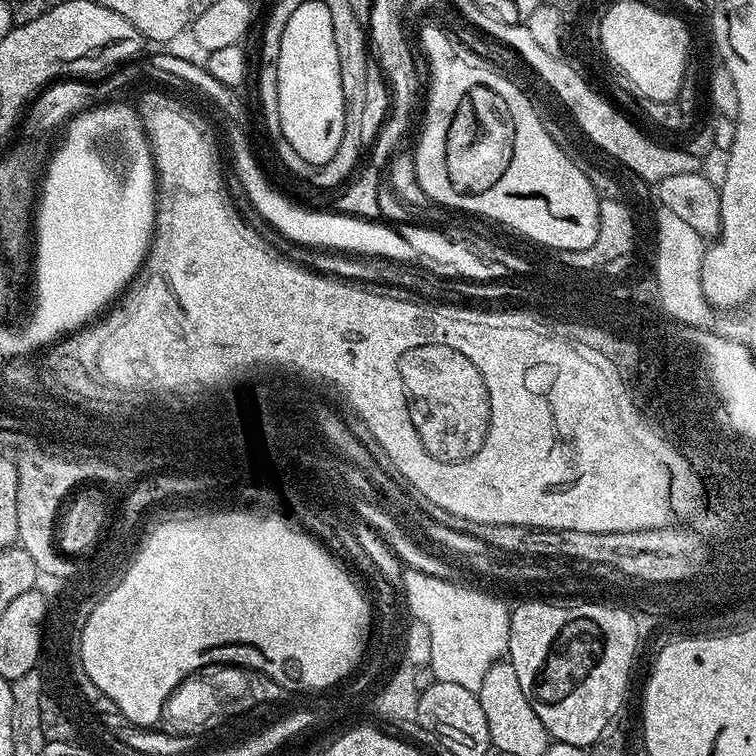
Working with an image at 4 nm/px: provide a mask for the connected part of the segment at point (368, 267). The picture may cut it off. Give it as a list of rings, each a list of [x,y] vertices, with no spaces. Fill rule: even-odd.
[[[229,175],[226,180],[226,187],[241,218],[244,219],[274,251],[280,253],[280,255],[287,258],[287,260],[291,260],[292,263],[338,280],[359,282],[364,286],[393,284],[396,288],[409,288],[412,292],[424,292],[427,290],[427,274],[419,272],[416,268],[408,268],[412,266],[409,266],[407,263],[383,258],[357,258],[355,255],[341,254],[336,250],[317,250],[311,246],[298,246],[296,241],[286,238],[271,222],[262,218],[262,214],[254,206],[254,202],[250,202],[250,194],[246,194],[239,175]]]

